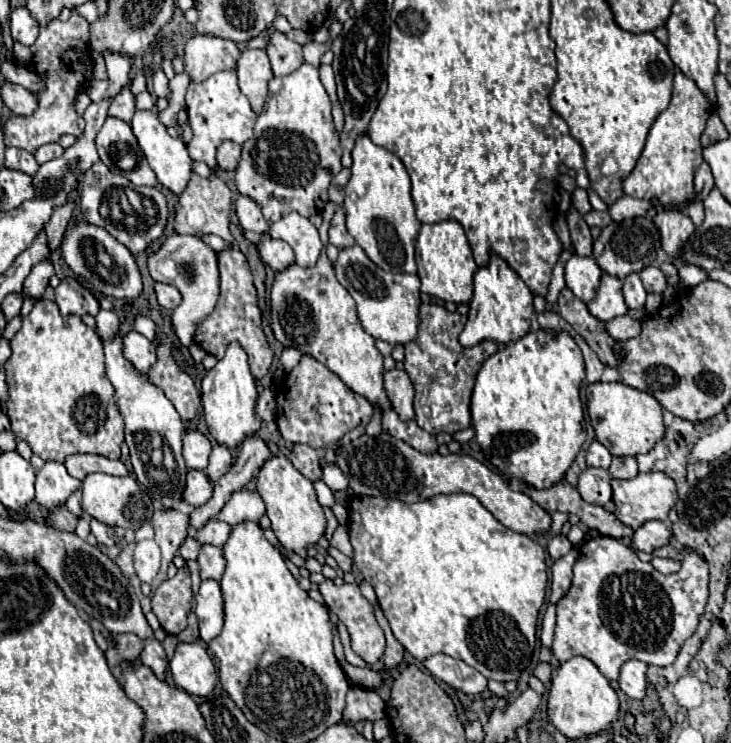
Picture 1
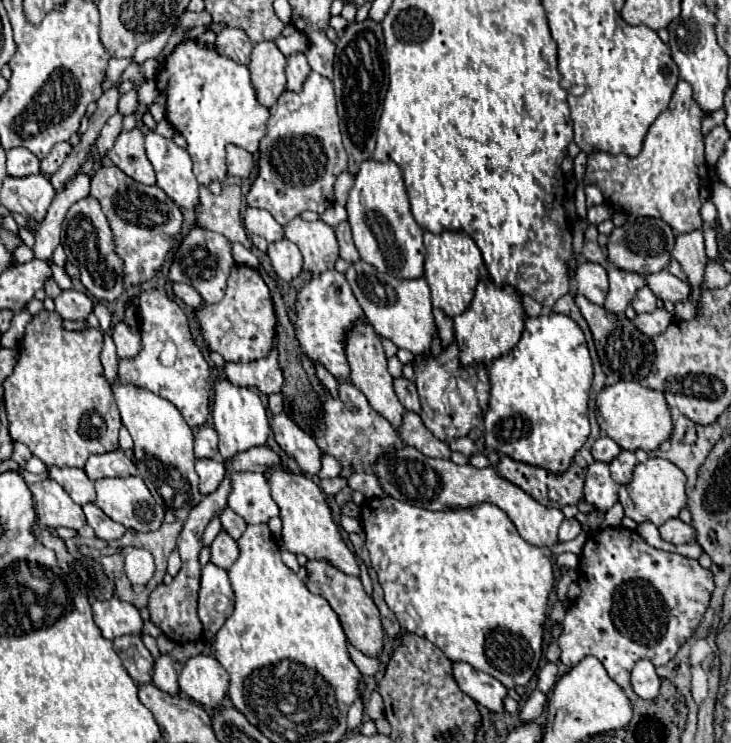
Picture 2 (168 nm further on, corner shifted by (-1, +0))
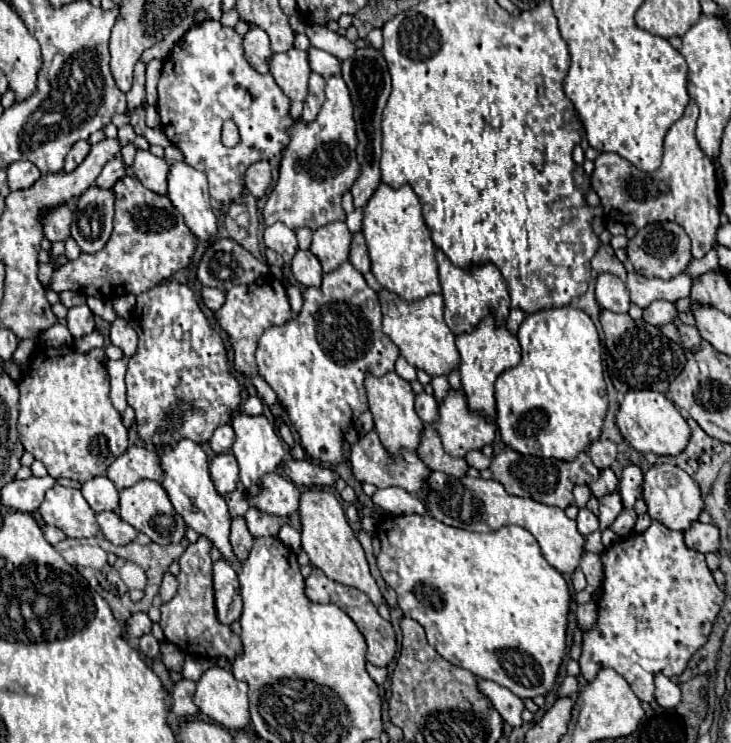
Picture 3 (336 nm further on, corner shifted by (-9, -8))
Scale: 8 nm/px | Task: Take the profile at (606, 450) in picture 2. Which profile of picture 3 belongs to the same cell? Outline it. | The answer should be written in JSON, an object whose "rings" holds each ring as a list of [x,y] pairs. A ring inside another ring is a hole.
{"rings":[[[595,440],[589,448],[587,448],[587,454],[591,456],[593,464],[603,470],[603,468],[609,468],[615,460],[617,460],[617,446],[609,440]]]}

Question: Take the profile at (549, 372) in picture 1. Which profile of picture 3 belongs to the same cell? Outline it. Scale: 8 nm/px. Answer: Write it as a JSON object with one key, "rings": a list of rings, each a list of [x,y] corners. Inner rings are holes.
{"rings":[[[565,306],[529,314],[519,326],[517,338],[523,348],[521,362],[515,368],[505,370],[495,382],[497,426],[501,440],[519,454],[573,462],[579,452],[587,450],[595,440],[599,440],[603,418],[607,412],[601,340],[597,328],[583,310]]]}

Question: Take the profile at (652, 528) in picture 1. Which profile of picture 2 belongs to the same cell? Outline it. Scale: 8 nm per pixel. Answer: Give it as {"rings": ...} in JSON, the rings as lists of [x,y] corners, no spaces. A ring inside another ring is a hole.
{"rings":[[[671,518],[667,520],[663,526],[659,526],[659,532],[661,532],[661,538],[679,546],[679,544],[687,544],[695,538],[695,532],[693,532],[693,526],[685,524],[683,520],[679,518]]]}

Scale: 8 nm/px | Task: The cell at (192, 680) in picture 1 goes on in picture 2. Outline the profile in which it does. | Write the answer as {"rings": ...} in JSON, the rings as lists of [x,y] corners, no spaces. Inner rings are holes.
{"rings":[[[193,656],[179,674],[185,696],[207,708],[219,708],[229,690],[229,674],[213,656]]]}

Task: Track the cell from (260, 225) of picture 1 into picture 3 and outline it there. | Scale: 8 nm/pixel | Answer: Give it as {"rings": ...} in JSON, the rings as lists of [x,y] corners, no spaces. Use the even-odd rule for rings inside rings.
{"rings":[[[275,222],[275,224],[267,226],[265,232],[263,232],[263,240],[265,240],[267,248],[273,248],[277,254],[283,256],[287,266],[289,266],[289,260],[293,258],[293,254],[299,250],[295,232],[281,222]]]}

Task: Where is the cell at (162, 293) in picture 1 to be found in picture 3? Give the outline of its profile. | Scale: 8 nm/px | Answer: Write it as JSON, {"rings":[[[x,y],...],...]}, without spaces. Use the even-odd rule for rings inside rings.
{"rings":[[[203,288],[203,292],[201,292],[201,298],[203,298],[203,304],[209,308],[209,310],[217,310],[217,308],[221,308],[221,304],[225,302],[225,294],[221,292],[221,290],[217,290],[217,288]]]}

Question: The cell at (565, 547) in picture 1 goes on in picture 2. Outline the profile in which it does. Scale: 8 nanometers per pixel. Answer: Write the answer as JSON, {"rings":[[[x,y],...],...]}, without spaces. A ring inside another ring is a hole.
{"rings":[[[565,518],[563,524],[559,526],[559,540],[561,540],[561,542],[573,540],[573,538],[577,538],[581,532],[583,532],[583,528],[581,528],[581,524],[579,524],[575,518],[571,518],[571,520]]]}

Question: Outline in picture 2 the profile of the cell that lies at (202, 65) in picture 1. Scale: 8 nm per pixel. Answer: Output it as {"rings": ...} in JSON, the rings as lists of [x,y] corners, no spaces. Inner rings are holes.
{"rings":[[[223,28],[223,30],[217,32],[215,48],[219,52],[223,52],[225,56],[233,58],[235,62],[247,66],[249,60],[251,60],[253,44],[245,36],[245,32],[241,32],[241,28]]]}

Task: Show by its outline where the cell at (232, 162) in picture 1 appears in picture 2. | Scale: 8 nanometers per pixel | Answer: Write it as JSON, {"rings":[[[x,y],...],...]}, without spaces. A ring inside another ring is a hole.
{"rings":[[[233,144],[226,146],[226,163],[231,176],[237,176],[241,180],[249,178],[251,170],[253,170],[253,156],[249,152],[245,152],[243,148],[237,148]]]}

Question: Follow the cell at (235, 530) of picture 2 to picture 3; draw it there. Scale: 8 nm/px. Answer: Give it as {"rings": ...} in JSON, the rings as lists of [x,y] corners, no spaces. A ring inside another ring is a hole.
{"rings":[[[249,508],[243,518],[245,518],[245,524],[247,524],[247,528],[249,528],[249,532],[251,532],[253,538],[277,536],[277,532],[279,532],[279,528],[281,528],[283,524],[291,524],[291,526],[295,526],[297,530],[301,528],[301,524],[299,524],[299,520],[297,520],[297,512],[295,512],[289,520],[277,520],[275,516],[265,516],[263,512],[257,512],[257,508]]]}

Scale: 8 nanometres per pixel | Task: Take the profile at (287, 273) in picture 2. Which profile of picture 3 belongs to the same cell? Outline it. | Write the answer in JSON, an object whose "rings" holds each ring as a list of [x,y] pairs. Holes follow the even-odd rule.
{"rings":[[[299,250],[293,256],[291,272],[293,272],[293,278],[301,286],[317,286],[317,284],[321,284],[321,278],[323,278],[321,264],[309,250]]]}

